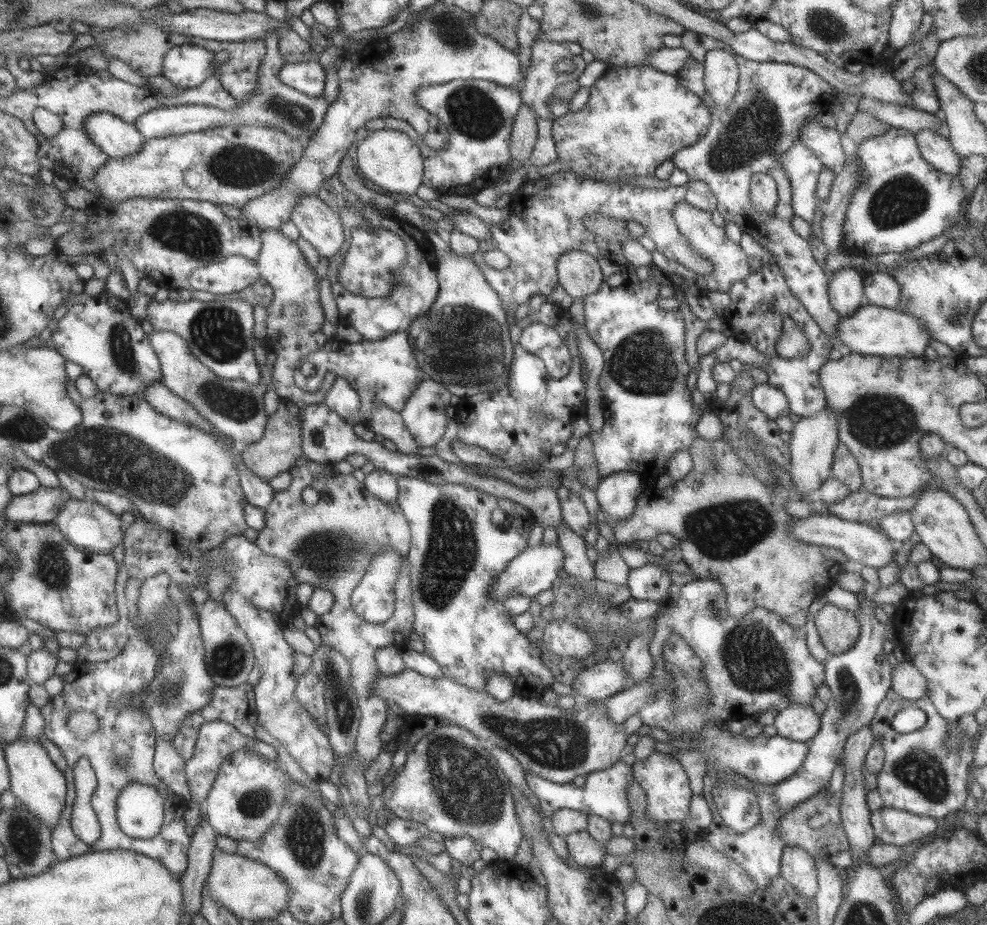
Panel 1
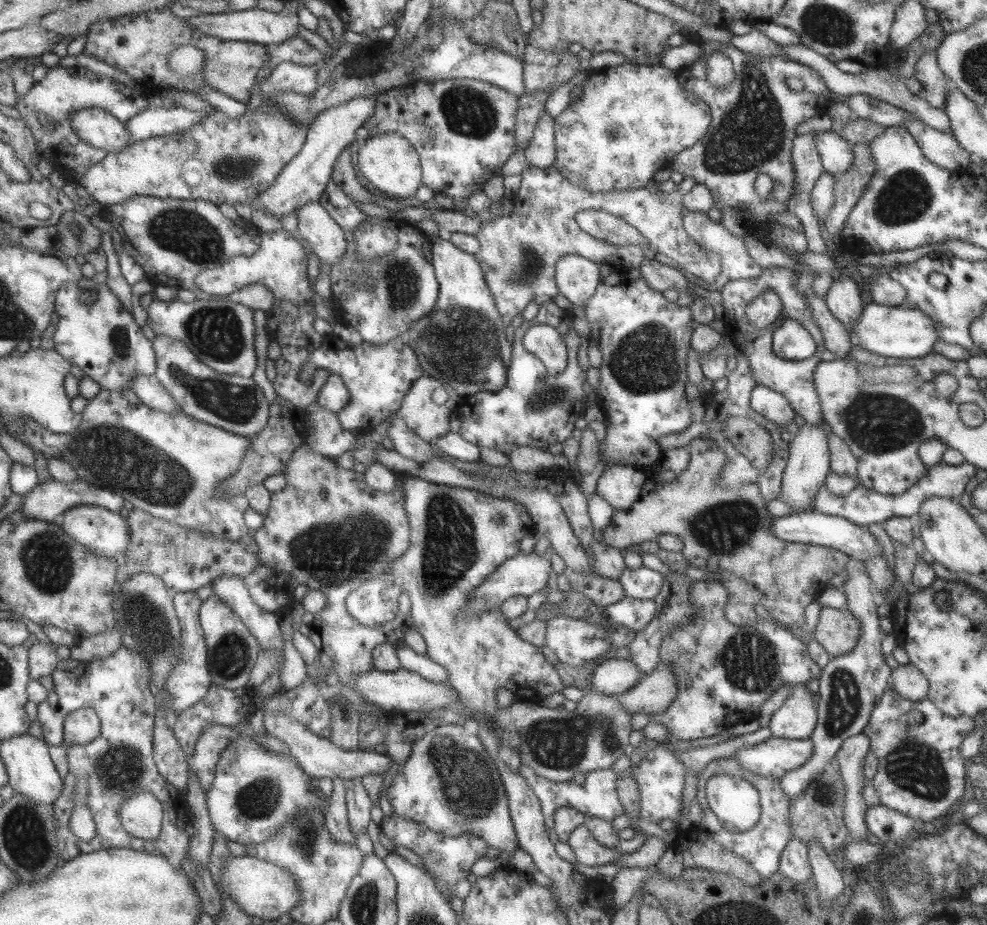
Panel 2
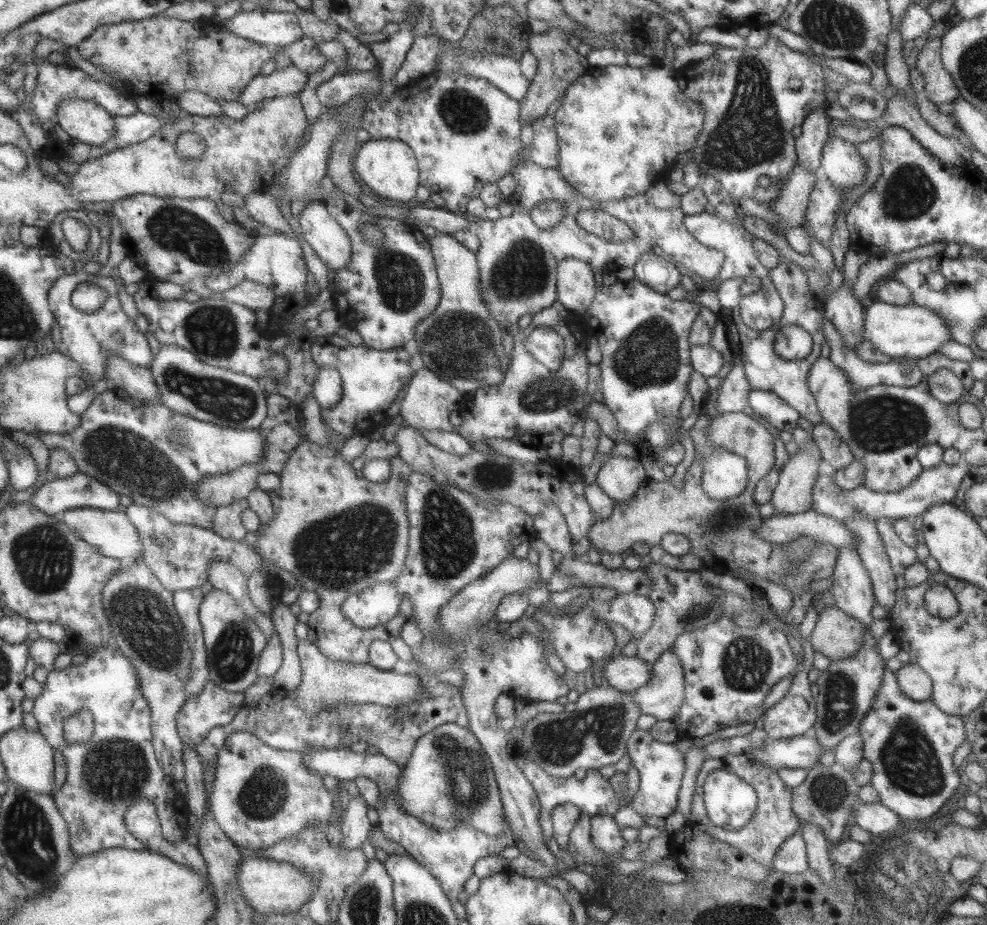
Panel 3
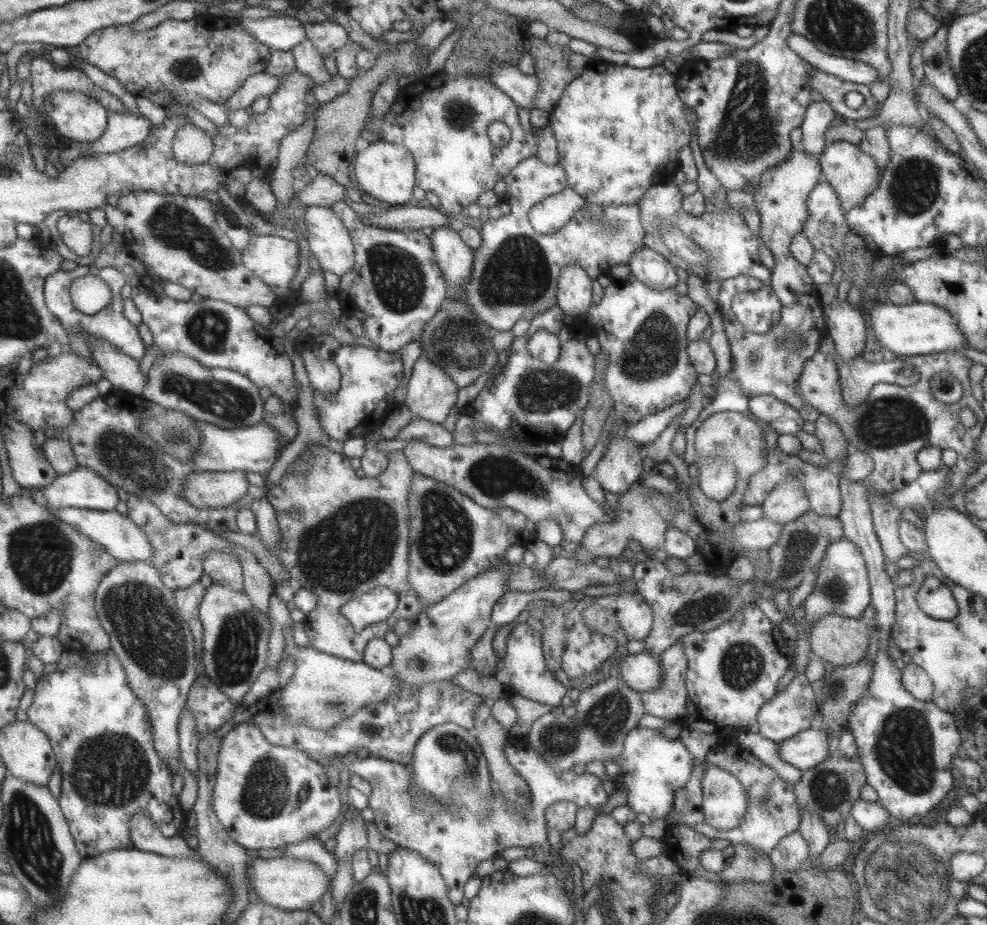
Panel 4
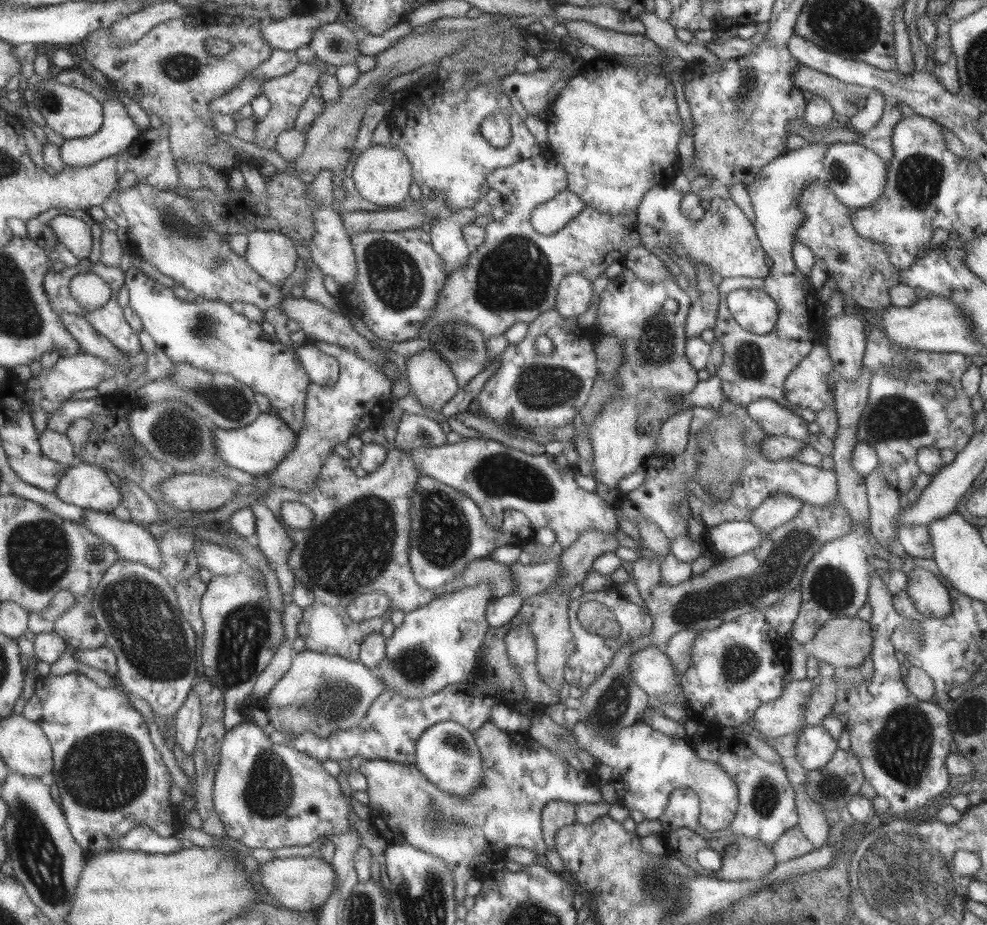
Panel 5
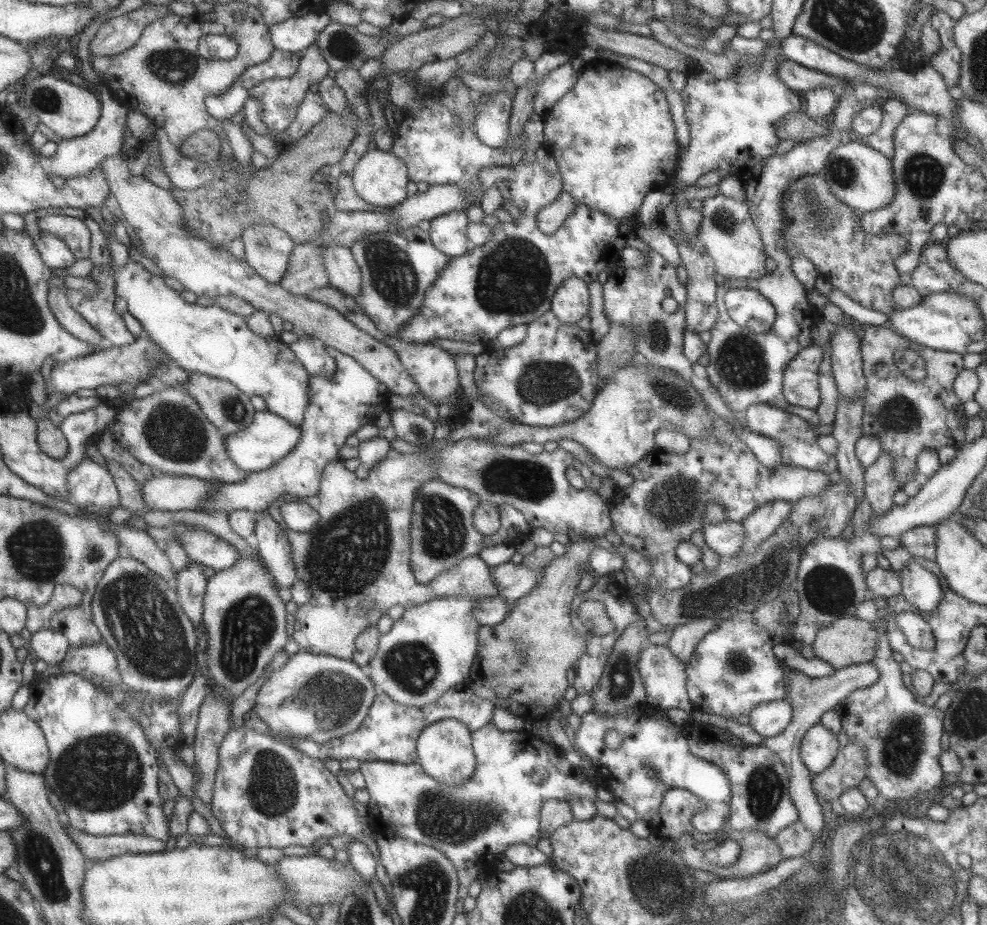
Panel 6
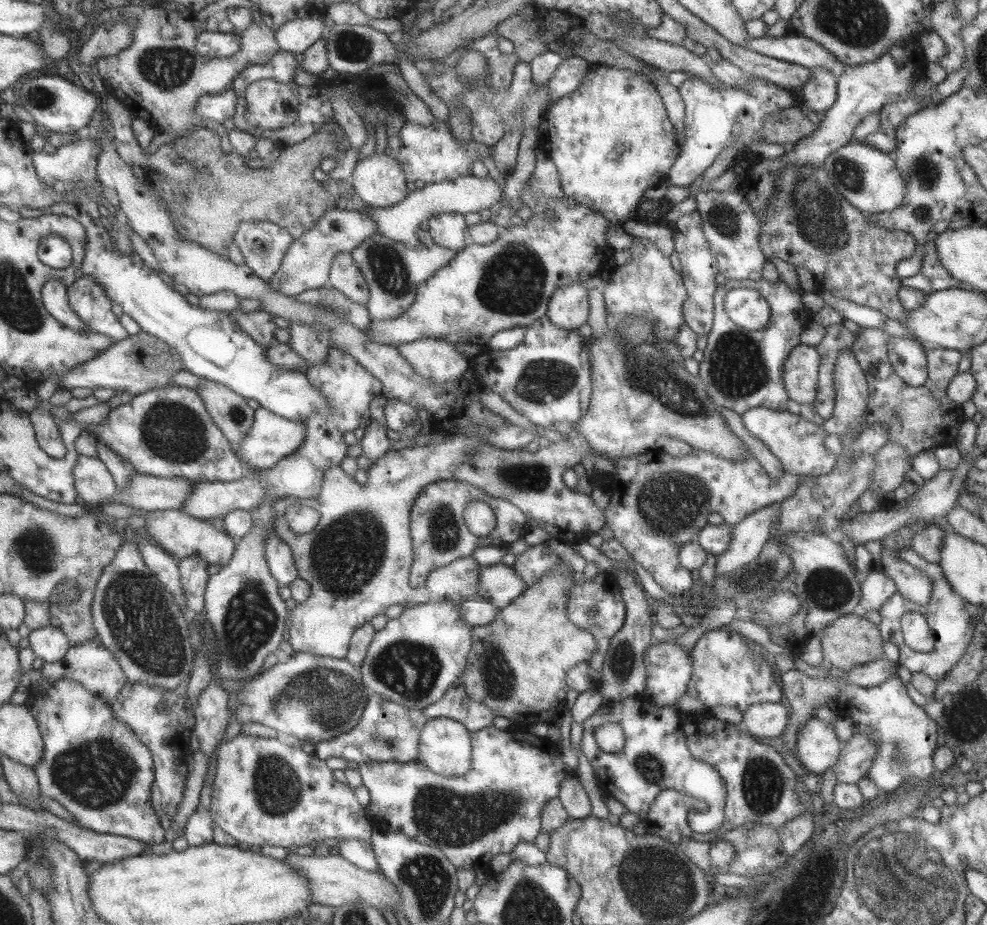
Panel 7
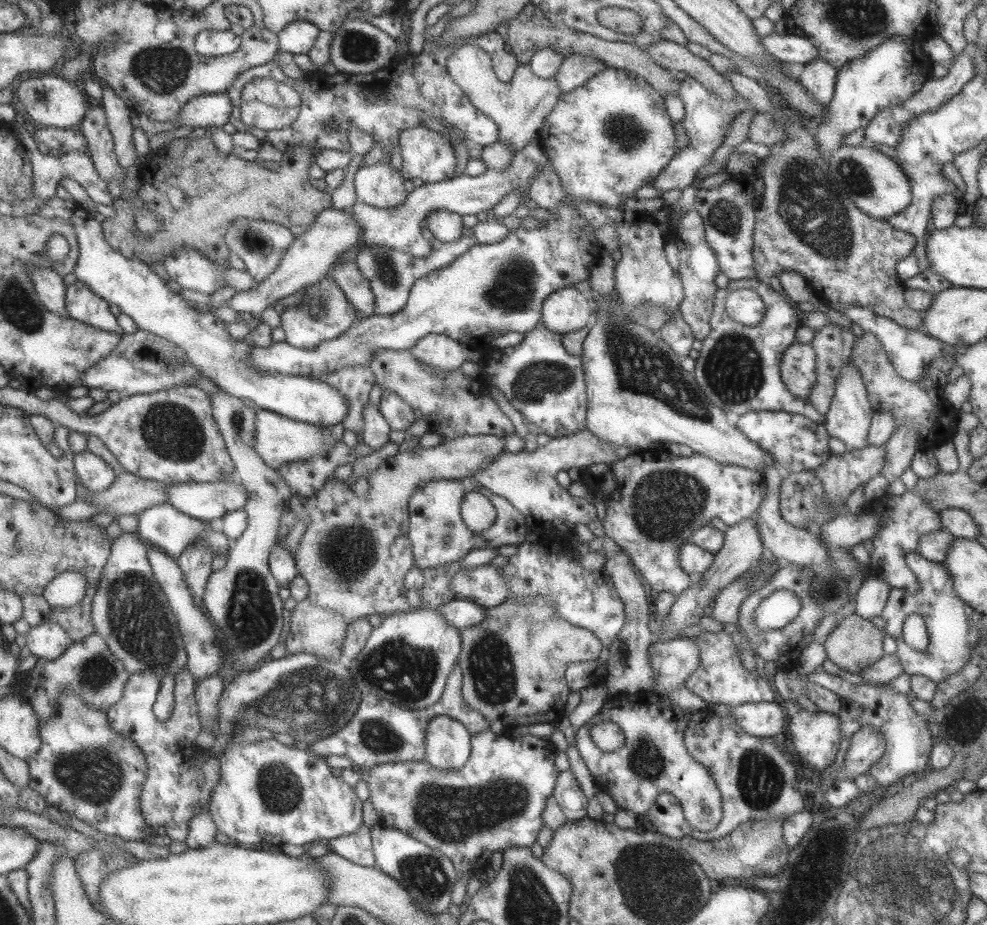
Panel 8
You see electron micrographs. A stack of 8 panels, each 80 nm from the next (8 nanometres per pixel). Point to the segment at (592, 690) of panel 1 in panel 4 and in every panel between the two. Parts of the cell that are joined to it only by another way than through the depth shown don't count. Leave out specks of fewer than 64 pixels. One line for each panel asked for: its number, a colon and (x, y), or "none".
2: (615, 676)
3: (623, 673)
4: (642, 672)

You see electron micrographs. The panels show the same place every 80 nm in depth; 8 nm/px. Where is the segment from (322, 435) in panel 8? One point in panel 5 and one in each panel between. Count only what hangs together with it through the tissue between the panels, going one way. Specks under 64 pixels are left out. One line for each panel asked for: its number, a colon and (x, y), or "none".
5: (256, 448)
6: (262, 443)
7: (271, 437)

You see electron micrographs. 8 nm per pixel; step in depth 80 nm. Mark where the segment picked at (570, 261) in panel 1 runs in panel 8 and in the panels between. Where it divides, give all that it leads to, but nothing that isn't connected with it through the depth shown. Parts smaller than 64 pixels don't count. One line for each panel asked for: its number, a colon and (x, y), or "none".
2: (576, 278)
3: (575, 288)
4: (573, 294)
5: (573, 297)
6: (570, 302)
7: (568, 309)
8: (566, 310)

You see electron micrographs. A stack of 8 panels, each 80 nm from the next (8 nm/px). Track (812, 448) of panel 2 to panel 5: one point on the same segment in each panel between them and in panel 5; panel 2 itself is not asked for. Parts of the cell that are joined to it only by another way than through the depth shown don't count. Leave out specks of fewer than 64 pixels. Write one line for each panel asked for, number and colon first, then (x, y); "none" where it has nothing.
3: (791, 494)
4: (786, 501)
5: (777, 509)

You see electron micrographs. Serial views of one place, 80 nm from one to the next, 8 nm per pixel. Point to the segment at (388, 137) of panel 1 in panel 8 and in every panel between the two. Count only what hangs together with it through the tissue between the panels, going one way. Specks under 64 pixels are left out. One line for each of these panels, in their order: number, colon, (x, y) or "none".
2: (387, 161)
3: (388, 167)
4: (385, 171)
5: (381, 174)
6: (379, 177)
7: (378, 180)
8: (378, 185)

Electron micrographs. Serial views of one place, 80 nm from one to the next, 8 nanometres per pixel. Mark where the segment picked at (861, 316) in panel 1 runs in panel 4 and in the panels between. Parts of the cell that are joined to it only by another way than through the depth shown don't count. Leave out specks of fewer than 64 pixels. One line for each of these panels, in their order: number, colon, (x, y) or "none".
2: (898, 332)
3: (912, 331)
4: (910, 330)

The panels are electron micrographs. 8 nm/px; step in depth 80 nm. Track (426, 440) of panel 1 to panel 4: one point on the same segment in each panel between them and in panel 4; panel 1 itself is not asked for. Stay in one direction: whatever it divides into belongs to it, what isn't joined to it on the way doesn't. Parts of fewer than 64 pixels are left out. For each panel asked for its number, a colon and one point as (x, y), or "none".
2: (425, 409)
3: (429, 400)
4: (431, 394)

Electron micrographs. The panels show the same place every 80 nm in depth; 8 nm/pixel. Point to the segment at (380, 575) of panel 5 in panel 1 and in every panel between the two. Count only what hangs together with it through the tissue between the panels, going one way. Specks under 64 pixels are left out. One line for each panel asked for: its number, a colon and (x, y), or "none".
1: (329, 545)
2: (331, 532)
3: (335, 533)
4: (352, 534)

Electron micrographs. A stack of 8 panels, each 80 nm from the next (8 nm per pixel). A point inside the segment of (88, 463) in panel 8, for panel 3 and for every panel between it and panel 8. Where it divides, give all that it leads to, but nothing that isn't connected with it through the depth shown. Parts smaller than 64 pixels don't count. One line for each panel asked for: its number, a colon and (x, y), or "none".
3: (58, 495)
4: (83, 488)
5: (85, 484)
6: (92, 487)
7: (95, 485)

